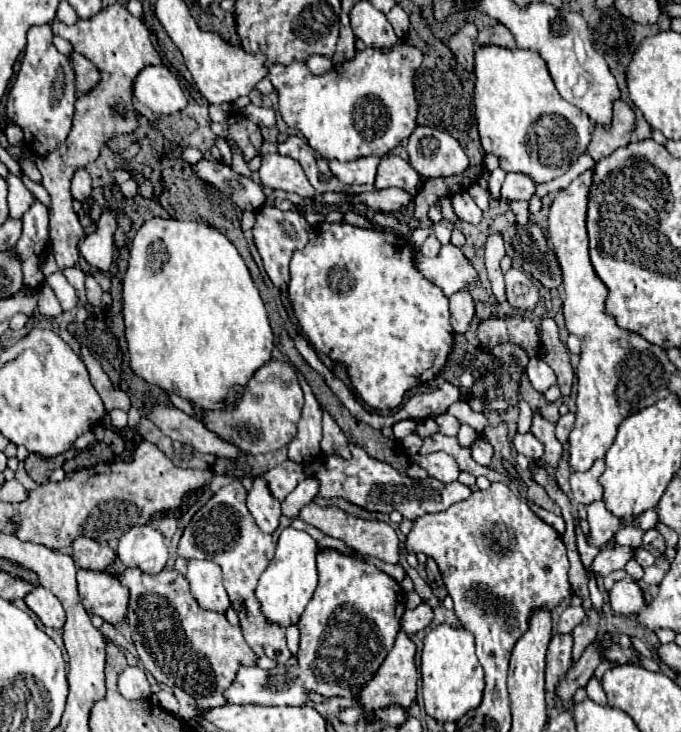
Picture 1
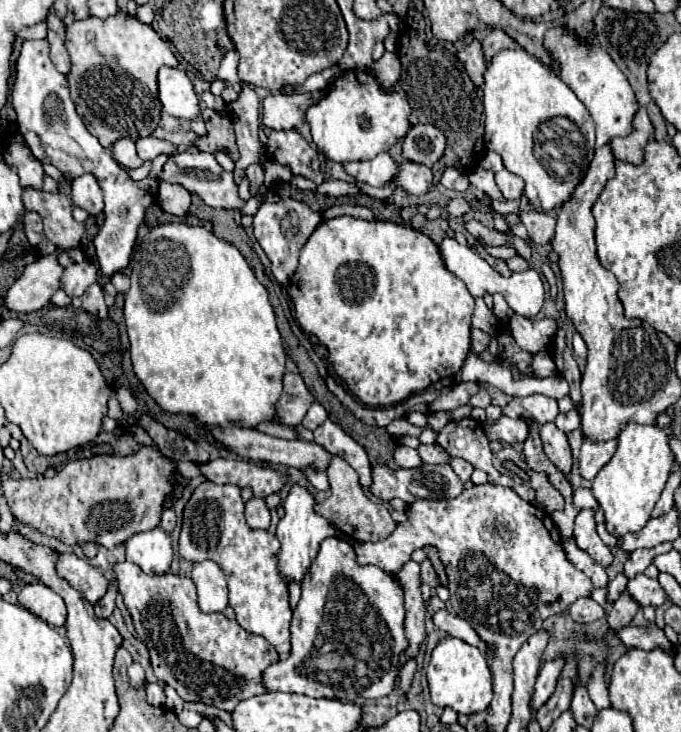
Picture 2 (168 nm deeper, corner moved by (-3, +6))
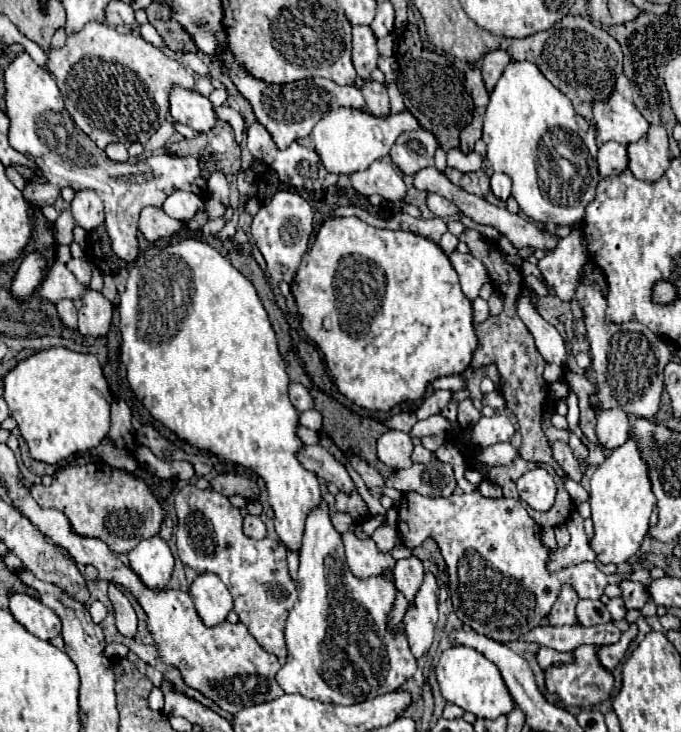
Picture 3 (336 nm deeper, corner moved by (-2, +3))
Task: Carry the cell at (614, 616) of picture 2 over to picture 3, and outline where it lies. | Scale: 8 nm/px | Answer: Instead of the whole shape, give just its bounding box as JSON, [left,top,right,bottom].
[619,581,649,609]

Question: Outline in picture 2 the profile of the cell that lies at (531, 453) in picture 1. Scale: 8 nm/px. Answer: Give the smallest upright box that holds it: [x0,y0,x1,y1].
[486,416,530,444]

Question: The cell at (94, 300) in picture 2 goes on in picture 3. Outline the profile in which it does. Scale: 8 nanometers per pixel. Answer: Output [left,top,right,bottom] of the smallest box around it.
[79,289,113,337]

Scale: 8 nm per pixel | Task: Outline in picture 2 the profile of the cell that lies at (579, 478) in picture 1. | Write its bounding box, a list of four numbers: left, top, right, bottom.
[580,440,616,480]

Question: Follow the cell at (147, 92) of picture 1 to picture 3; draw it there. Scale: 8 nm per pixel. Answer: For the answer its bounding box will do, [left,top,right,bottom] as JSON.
[171,87,217,133]

